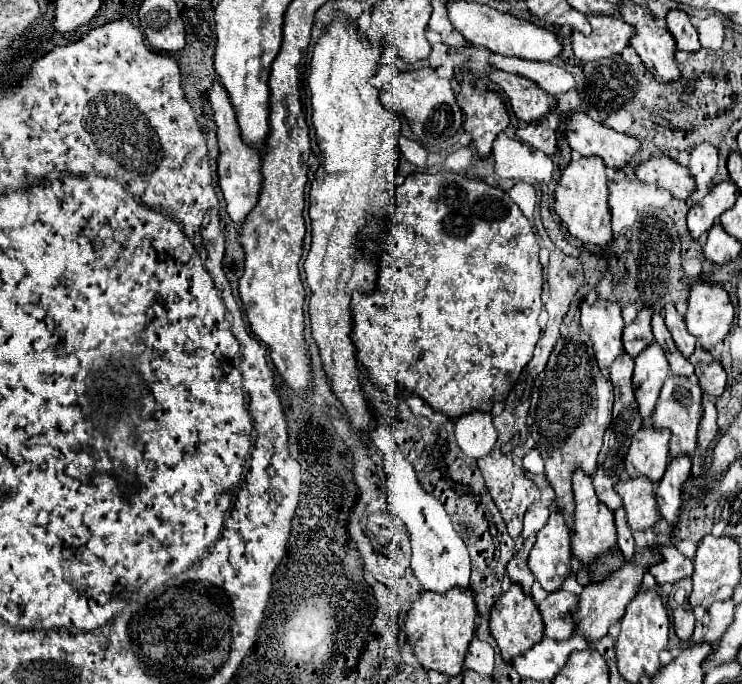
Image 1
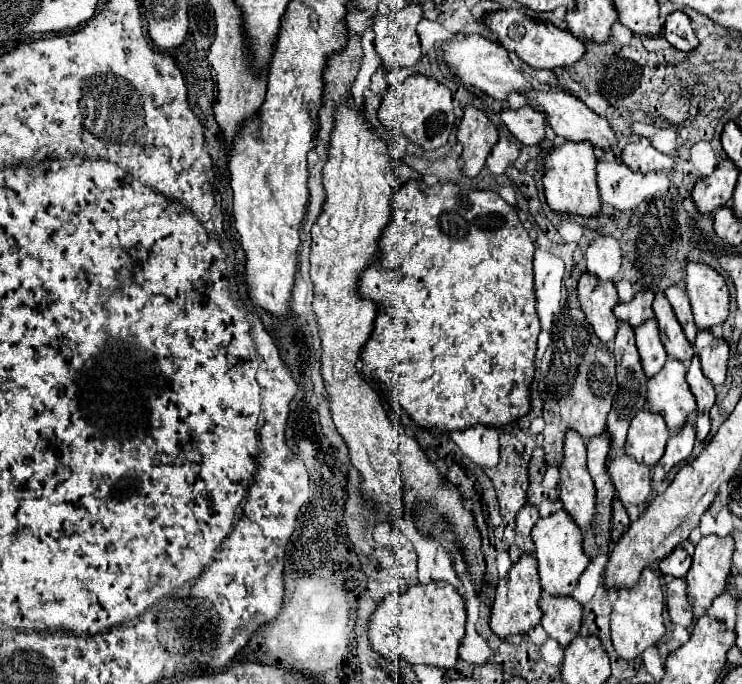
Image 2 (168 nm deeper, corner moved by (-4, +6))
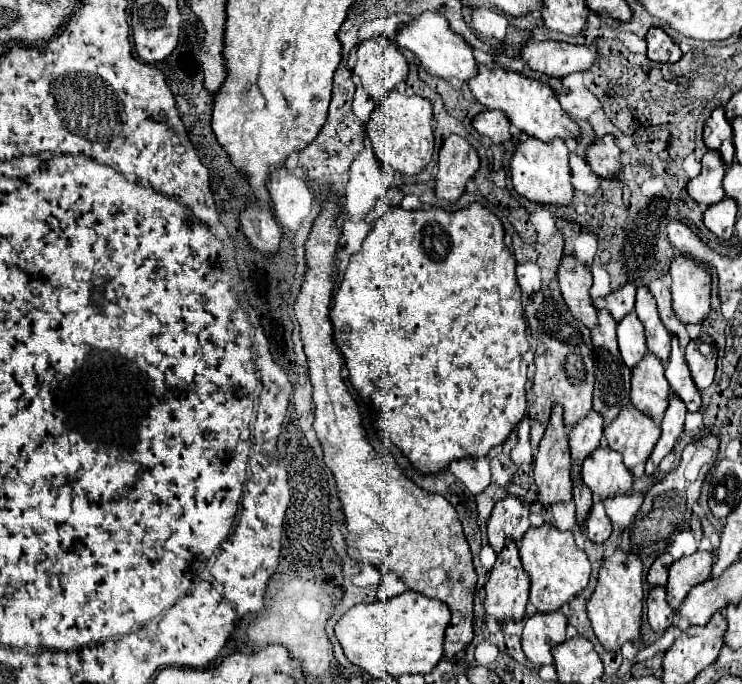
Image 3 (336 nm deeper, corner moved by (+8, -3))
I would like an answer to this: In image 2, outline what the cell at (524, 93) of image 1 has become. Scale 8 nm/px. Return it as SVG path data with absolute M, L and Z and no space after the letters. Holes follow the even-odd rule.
M466 35L464 39L454 37L454 39L446 41L442 45L442 49L446 53L444 59L446 59L450 71L454 71L464 81L464 85L478 87L480 91L488 93L490 97L494 97L498 101L506 101L510 93L532 89L530 81L522 75L522 71L518 71L518 67L514 67L514 63L508 57L508 51L500 43L494 43L480 35Z

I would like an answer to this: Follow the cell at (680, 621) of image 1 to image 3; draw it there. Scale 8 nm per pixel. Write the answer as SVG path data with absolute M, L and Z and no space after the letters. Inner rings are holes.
M652 588L646 598L646 606L648 606L648 622L654 632L662 632L672 624L674 610L666 602L664 588Z

